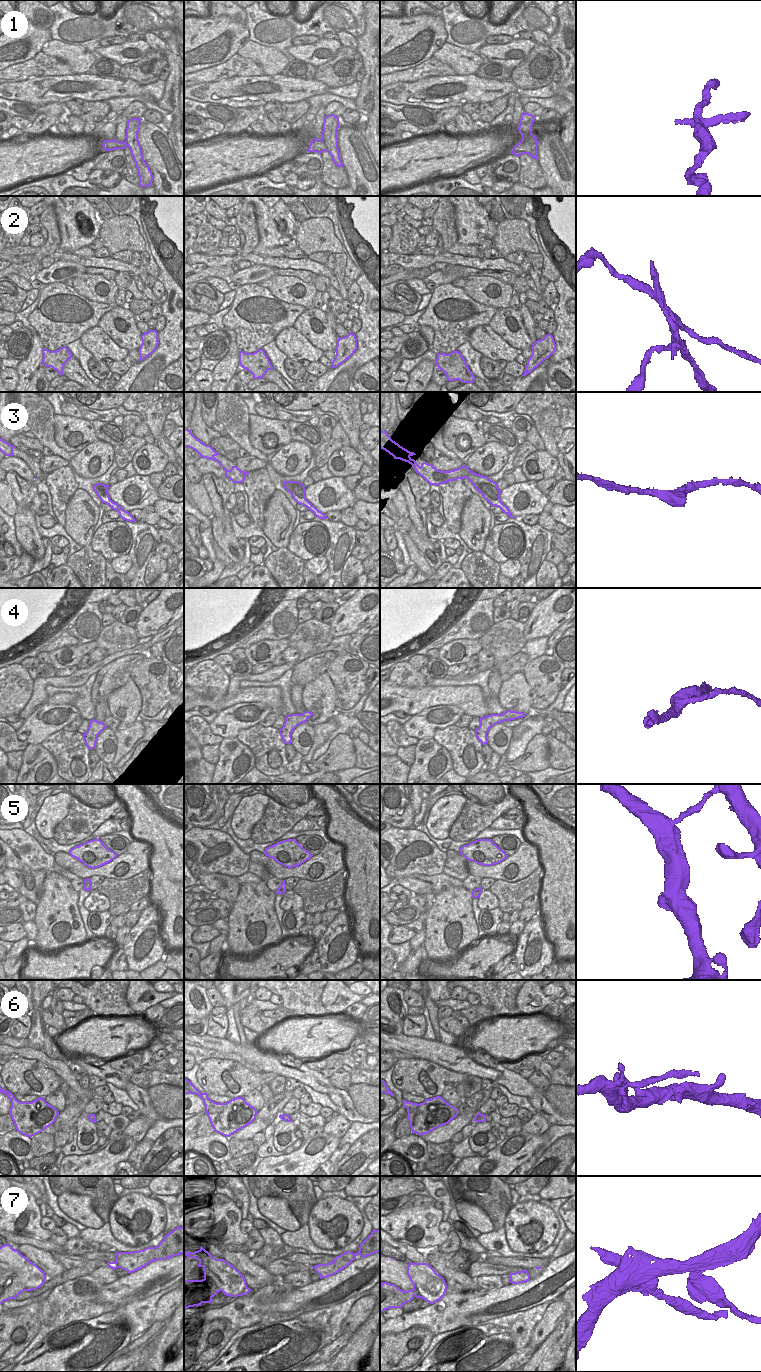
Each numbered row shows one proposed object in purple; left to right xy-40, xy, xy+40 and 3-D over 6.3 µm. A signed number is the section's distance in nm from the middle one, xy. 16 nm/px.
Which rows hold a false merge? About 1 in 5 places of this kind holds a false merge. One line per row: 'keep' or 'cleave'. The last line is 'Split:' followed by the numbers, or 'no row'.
1: cleave
2: cleave
3: keep
4: cleave
5: keep
6: keep
7: keep
Split: 1, 2, 4

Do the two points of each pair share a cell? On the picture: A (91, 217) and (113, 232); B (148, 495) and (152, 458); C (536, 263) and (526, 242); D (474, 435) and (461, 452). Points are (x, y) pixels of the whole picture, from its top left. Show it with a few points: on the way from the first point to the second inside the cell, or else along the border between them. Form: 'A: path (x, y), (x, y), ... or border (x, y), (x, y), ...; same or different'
A: border (103, 221), (98, 237); different
B: border (137, 473), (149, 476); different
C: border (525, 252), (539, 253); different
D: path (467, 433), (462, 437), (461, 445); same

